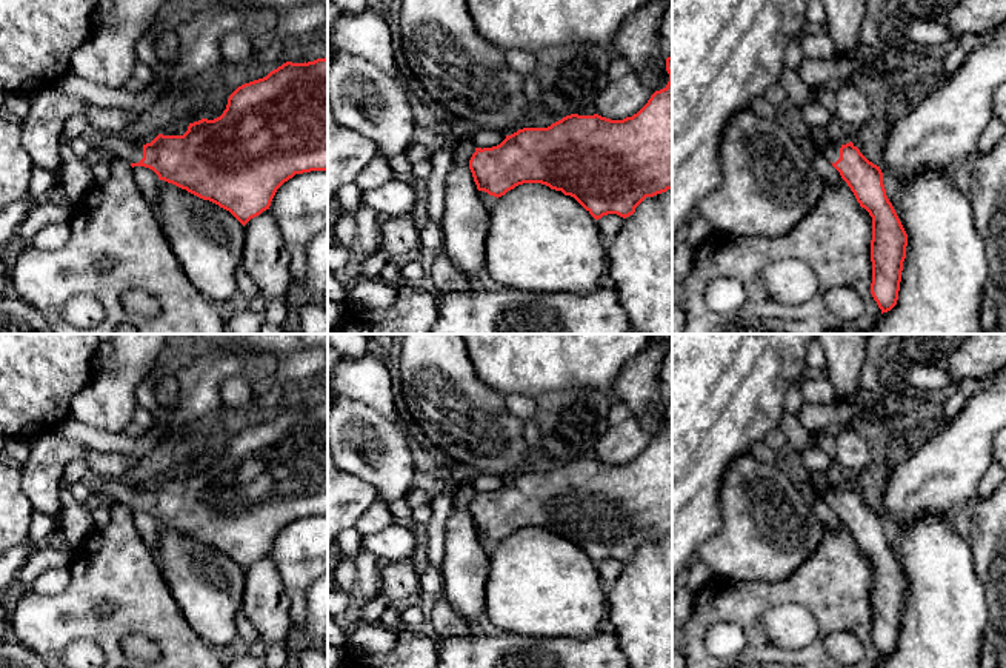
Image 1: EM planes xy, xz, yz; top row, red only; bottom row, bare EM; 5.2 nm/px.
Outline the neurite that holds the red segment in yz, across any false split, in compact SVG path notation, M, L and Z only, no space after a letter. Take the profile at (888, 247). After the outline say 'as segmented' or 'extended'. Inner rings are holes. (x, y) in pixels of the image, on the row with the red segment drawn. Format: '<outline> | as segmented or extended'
M829 140L821 155L840 172L860 206L872 217L871 294L881 314L888 312L898 300L908 234L886 195L883 172L852 142L837 145Z | extended

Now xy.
M328 57L308 63L286 62L266 77L238 86L220 117L189 123L183 135L158 134L151 143L140 145L117 134L100 134L91 142L103 159L122 159L132 168L149 168L160 180L229 211L245 226L269 209L277 189L295 174L328 171Z | extended

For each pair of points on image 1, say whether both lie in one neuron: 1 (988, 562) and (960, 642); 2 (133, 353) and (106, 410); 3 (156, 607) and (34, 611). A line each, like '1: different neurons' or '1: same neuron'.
1: different neurons
2: same neuron
3: same neuron

